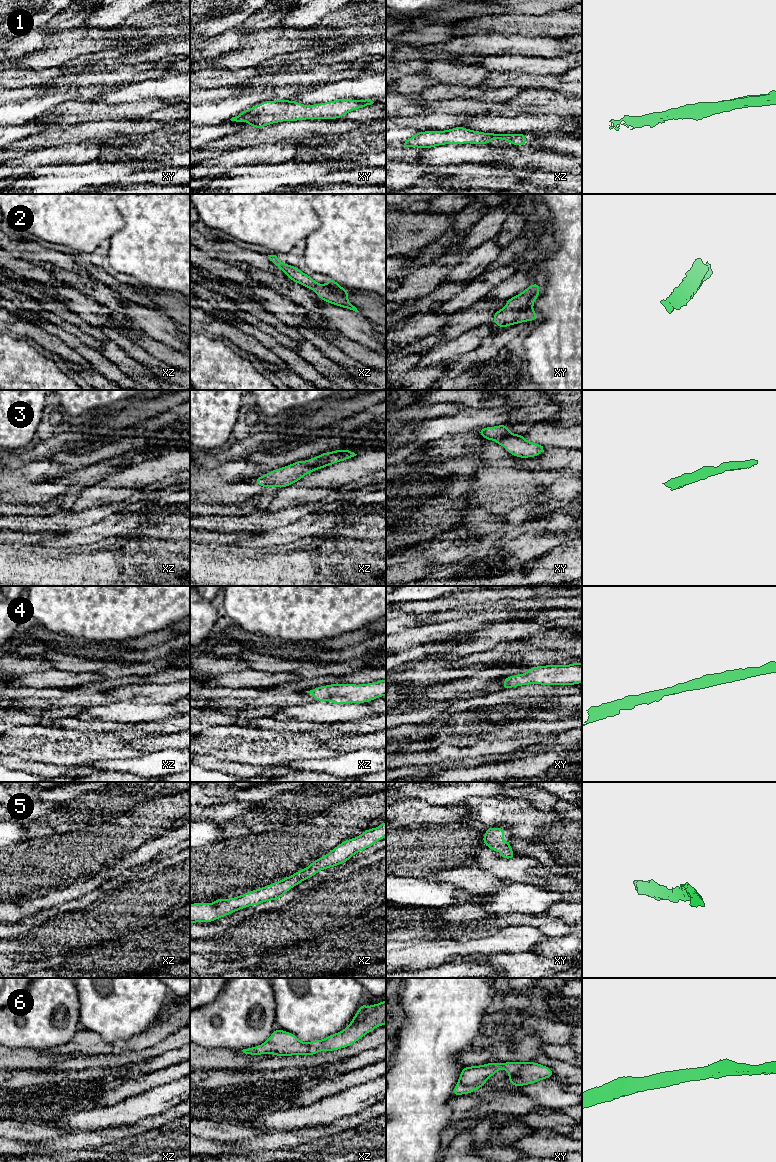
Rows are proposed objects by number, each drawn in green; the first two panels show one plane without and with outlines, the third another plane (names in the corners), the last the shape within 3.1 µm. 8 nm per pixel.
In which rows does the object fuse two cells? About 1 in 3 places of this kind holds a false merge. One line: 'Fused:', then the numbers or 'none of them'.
Fused: none of them

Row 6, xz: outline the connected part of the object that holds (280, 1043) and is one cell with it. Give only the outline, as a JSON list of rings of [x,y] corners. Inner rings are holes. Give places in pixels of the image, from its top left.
[[[386,1000],[371,1006],[360,1005],[359,1010],[345,1029],[322,1040],[302,1042],[296,1035],[277,1028],[264,1043],[242,1051],[249,1055],[274,1054],[287,1057],[315,1055],[320,1051],[346,1048],[384,1024],[386,1024]]]

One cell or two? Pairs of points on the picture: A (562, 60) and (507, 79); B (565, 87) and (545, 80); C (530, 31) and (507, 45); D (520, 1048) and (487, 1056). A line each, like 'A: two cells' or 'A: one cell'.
A: two cells
B: one cell
C: two cells
D: one cell

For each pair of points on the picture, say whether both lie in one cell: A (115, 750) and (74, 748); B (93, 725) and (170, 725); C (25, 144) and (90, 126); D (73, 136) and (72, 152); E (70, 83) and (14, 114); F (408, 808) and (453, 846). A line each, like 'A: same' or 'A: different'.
A: same
B: different
C: same
D: different
E: different
F: different

